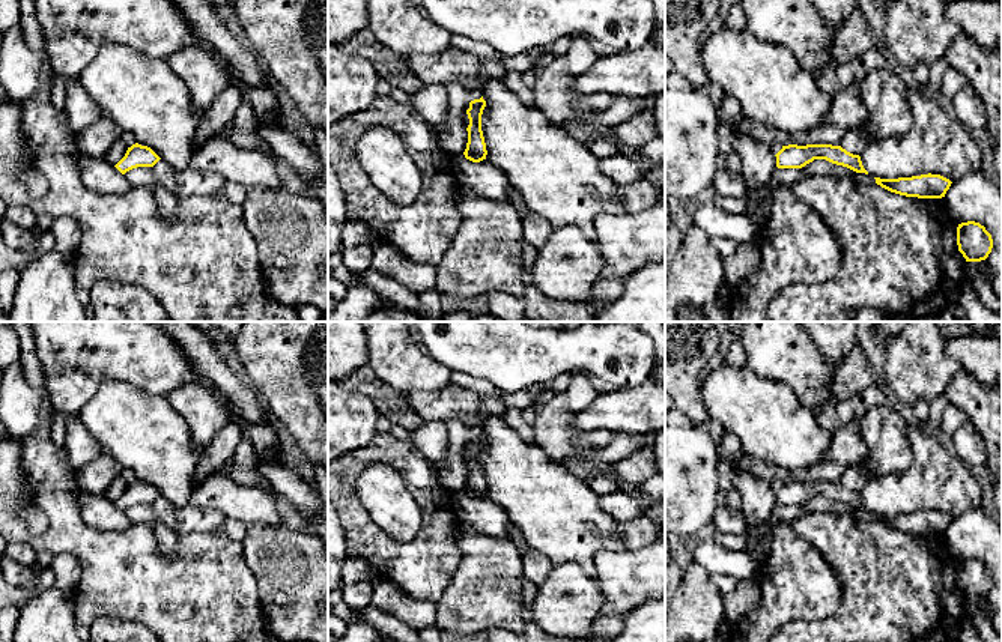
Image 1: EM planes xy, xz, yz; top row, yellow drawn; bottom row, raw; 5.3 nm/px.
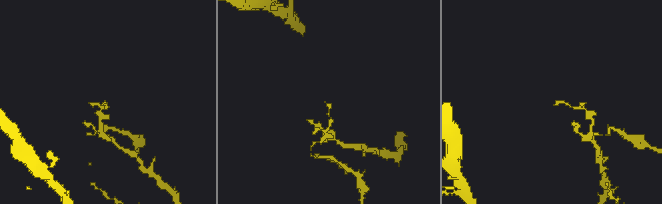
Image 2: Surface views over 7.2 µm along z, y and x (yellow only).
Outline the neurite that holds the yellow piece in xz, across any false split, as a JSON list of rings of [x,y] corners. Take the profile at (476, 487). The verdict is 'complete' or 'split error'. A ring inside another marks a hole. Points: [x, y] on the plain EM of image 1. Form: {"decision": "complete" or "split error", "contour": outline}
{"decision": "complete", "contour": [[[483,433],[480,436],[474,436],[469,439],[469,445],[466,447],[469,462],[468,468],[468,480],[463,489],[465,495],[472,499],[480,499],[486,496],[487,487],[481,468],[481,451],[486,444],[486,438]]]}

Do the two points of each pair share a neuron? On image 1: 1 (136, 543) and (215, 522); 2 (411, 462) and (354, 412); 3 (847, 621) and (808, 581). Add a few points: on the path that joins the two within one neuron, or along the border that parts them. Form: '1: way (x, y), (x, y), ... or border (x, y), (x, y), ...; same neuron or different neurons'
1: border (214, 529), (182, 534), (179, 537); different neurons
2: border (378, 433), (366, 445), (346, 453); different neurons
3: border (837, 575), (841, 584), (841, 603), (832, 615); different neurons

